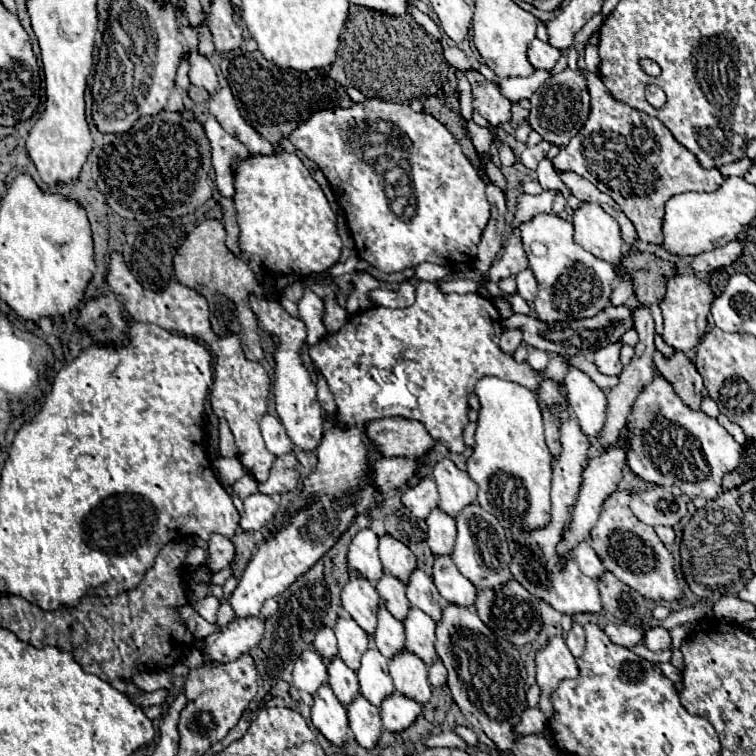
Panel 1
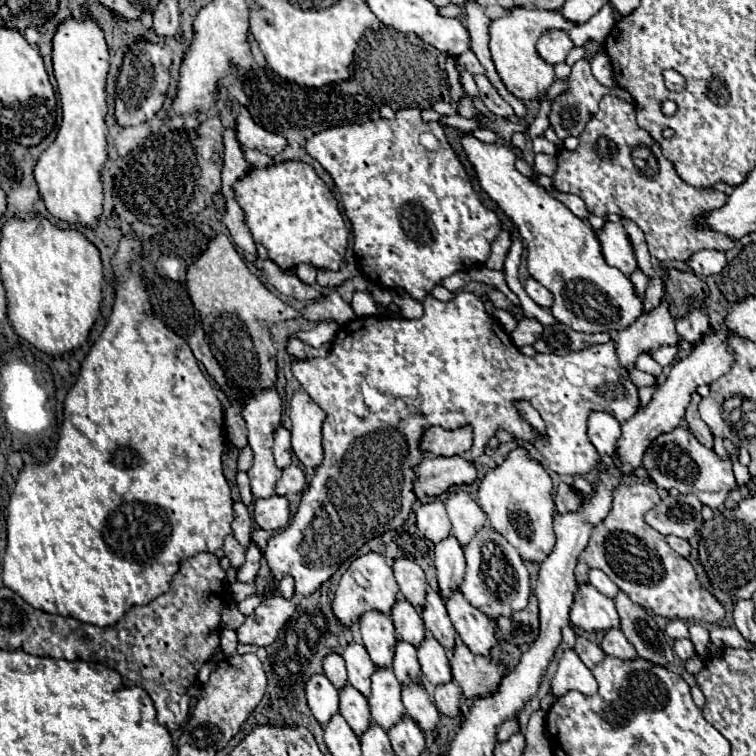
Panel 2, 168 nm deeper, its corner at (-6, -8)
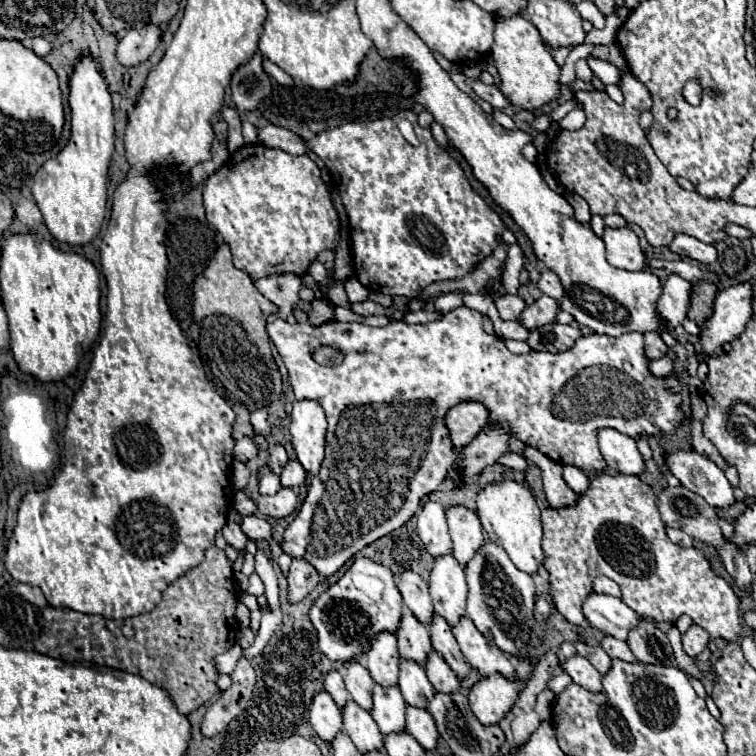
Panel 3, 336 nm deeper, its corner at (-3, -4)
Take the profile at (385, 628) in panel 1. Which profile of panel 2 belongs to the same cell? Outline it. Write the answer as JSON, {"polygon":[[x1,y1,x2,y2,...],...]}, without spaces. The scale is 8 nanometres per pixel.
{"polygon":[[397,640,395,644,395,656,393,656,393,672,401,684,421,680,421,668,417,662,417,652,413,644,407,644,405,640]]}

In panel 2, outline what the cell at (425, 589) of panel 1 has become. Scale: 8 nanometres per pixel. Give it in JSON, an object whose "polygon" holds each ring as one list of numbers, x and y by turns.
{"polygon":[[429,590,427,592,427,598,425,598,425,606,421,610,421,616,423,616,423,622,425,622,427,630,431,630,431,634,447,650,451,650,453,644,455,644,455,628,451,628,451,620,447,616,445,602,443,602,443,598,435,590]]}

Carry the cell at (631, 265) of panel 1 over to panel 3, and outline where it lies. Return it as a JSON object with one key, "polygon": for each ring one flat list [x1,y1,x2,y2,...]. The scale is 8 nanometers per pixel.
{"polygon":[[698,282,698,284,694,284,688,318,694,320,698,326,704,326,704,322,712,316,716,292,718,292,718,286,714,282]]}

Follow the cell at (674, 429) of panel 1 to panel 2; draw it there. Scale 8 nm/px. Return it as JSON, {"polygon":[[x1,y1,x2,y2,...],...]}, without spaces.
{"polygon":[[675,428,663,436,657,436,655,444,651,444,643,456,643,466,659,488,677,488,681,494,695,494,701,504,713,510,721,508,729,490,737,488,733,476,733,458,721,458,713,448,699,444,689,428]]}

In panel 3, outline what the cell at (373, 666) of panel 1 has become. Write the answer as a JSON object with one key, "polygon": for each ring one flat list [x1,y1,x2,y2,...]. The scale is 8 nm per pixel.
{"polygon":[[376,684,372,718,378,724,380,732,382,734,404,732,404,714,406,714,406,702,404,702,398,686,384,688,384,686]]}

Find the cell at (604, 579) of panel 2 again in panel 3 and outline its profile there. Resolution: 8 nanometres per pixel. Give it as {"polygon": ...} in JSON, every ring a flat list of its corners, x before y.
{"polygon":[[598,576,594,580,594,592,598,592,598,594,610,594,610,596,620,596,620,586,614,580,606,578,606,576]]}

